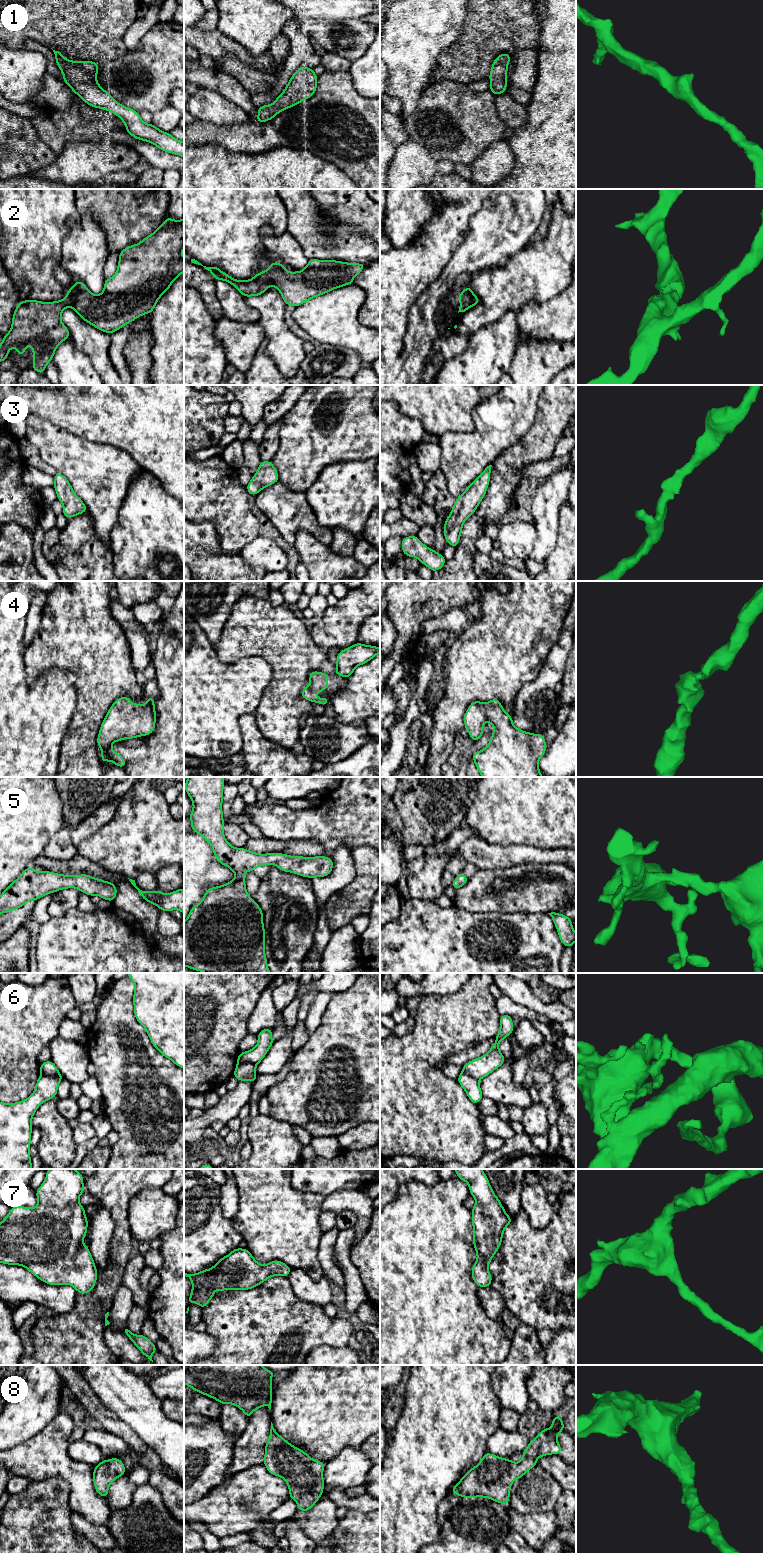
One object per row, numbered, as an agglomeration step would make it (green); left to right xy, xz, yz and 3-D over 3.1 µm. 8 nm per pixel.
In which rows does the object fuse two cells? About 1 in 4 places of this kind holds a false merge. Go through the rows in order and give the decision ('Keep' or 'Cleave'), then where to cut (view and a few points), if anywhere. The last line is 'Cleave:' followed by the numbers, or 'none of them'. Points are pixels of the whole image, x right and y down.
1: Keep. No split
2: Keep. No split
3: Keep. No split
4: Keep. No split
5: Keep. No split
6: Cleave. Split along xz (255, 1064), (239, 1064), (237, 1066)
7: Keep. No split
8: Keep. No split
Cleave: 6

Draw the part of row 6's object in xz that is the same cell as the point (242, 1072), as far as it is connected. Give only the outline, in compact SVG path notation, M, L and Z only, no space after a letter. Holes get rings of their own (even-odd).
M241 1064L236 1066L233 1076L238 1081L249 1080L252 1084L254 1084L257 1078L255 1071L256 1071L256 1065Z

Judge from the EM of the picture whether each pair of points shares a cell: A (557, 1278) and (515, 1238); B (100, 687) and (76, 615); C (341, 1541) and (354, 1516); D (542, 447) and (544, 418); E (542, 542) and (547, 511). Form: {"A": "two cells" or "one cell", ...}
{"A": "one cell", "B": "one cell", "C": "one cell", "D": "one cell", "E": "one cell"}

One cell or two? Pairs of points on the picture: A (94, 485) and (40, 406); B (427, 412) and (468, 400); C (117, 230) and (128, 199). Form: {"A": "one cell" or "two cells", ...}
{"A": "two cells", "B": "one cell", "C": "one cell"}

